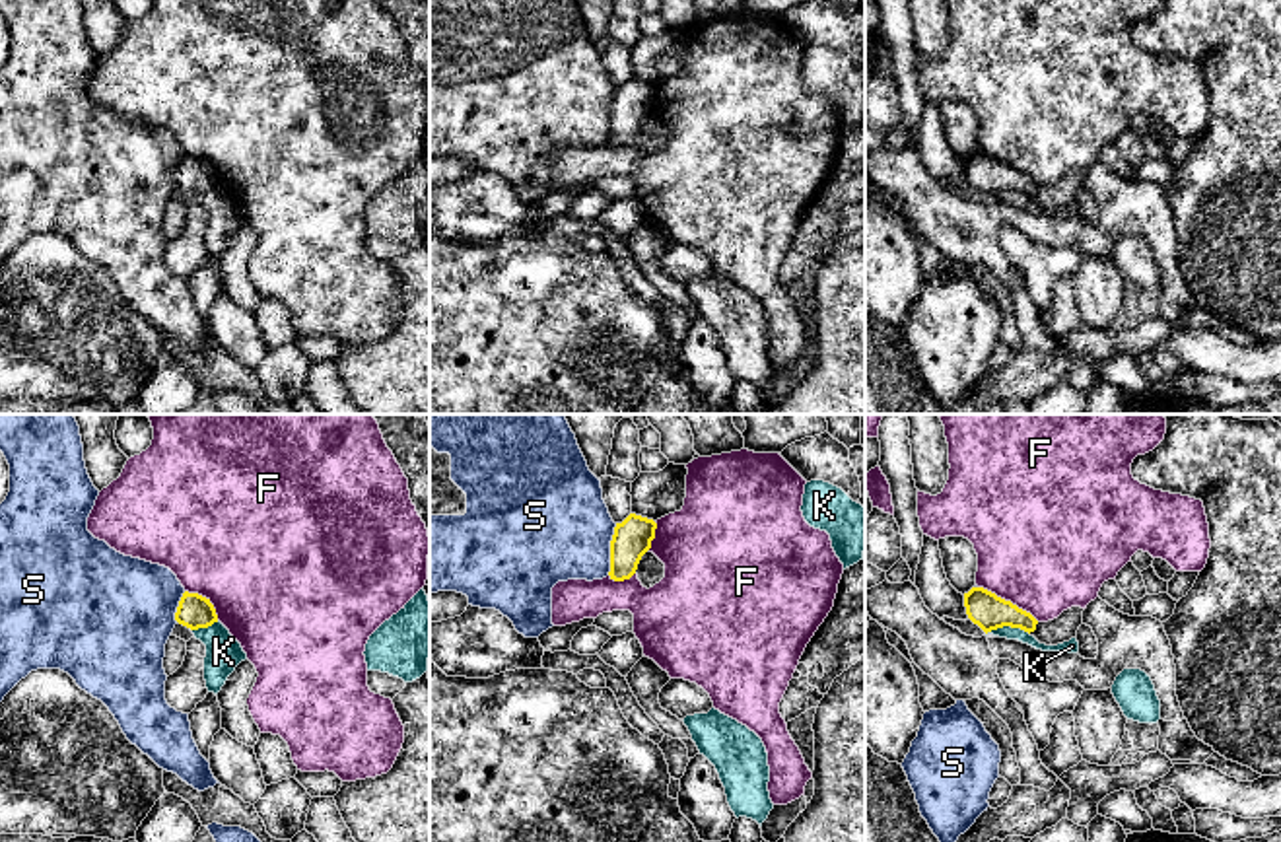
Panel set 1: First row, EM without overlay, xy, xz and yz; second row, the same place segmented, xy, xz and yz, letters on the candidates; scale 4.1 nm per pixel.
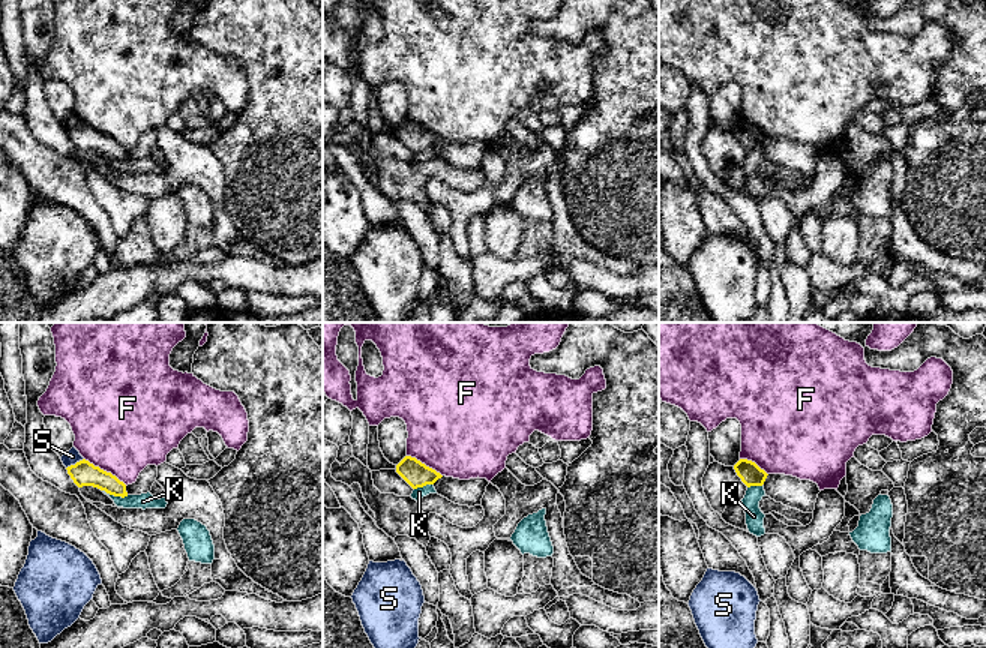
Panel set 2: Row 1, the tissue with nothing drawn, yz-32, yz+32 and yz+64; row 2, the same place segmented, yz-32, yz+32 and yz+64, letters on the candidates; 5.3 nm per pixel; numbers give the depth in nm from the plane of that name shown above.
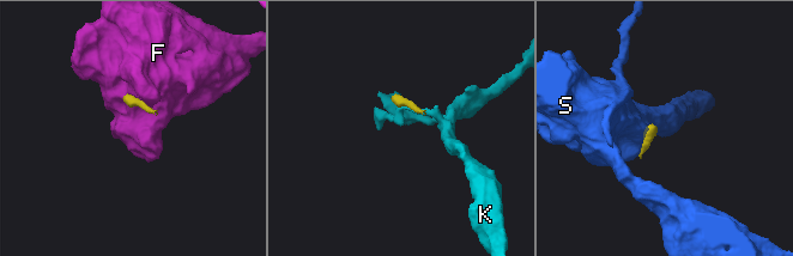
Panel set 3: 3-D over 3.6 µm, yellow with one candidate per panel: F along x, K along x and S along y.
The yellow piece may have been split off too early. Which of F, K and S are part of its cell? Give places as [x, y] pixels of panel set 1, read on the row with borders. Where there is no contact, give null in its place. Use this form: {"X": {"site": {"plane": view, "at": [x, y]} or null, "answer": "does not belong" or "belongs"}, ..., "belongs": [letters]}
{"F": {"site": {"plane": "yz", "at": [1009, 601]}, "answer": "does not belong"}, "K": {"site": {"plane": "yz", "at": [1007, 625]}, "answer": "does not belong"}, "S": {"site": {"plane": "xz", "at": [611, 549]}, "answer": "does not belong"}, "belongs": []}

